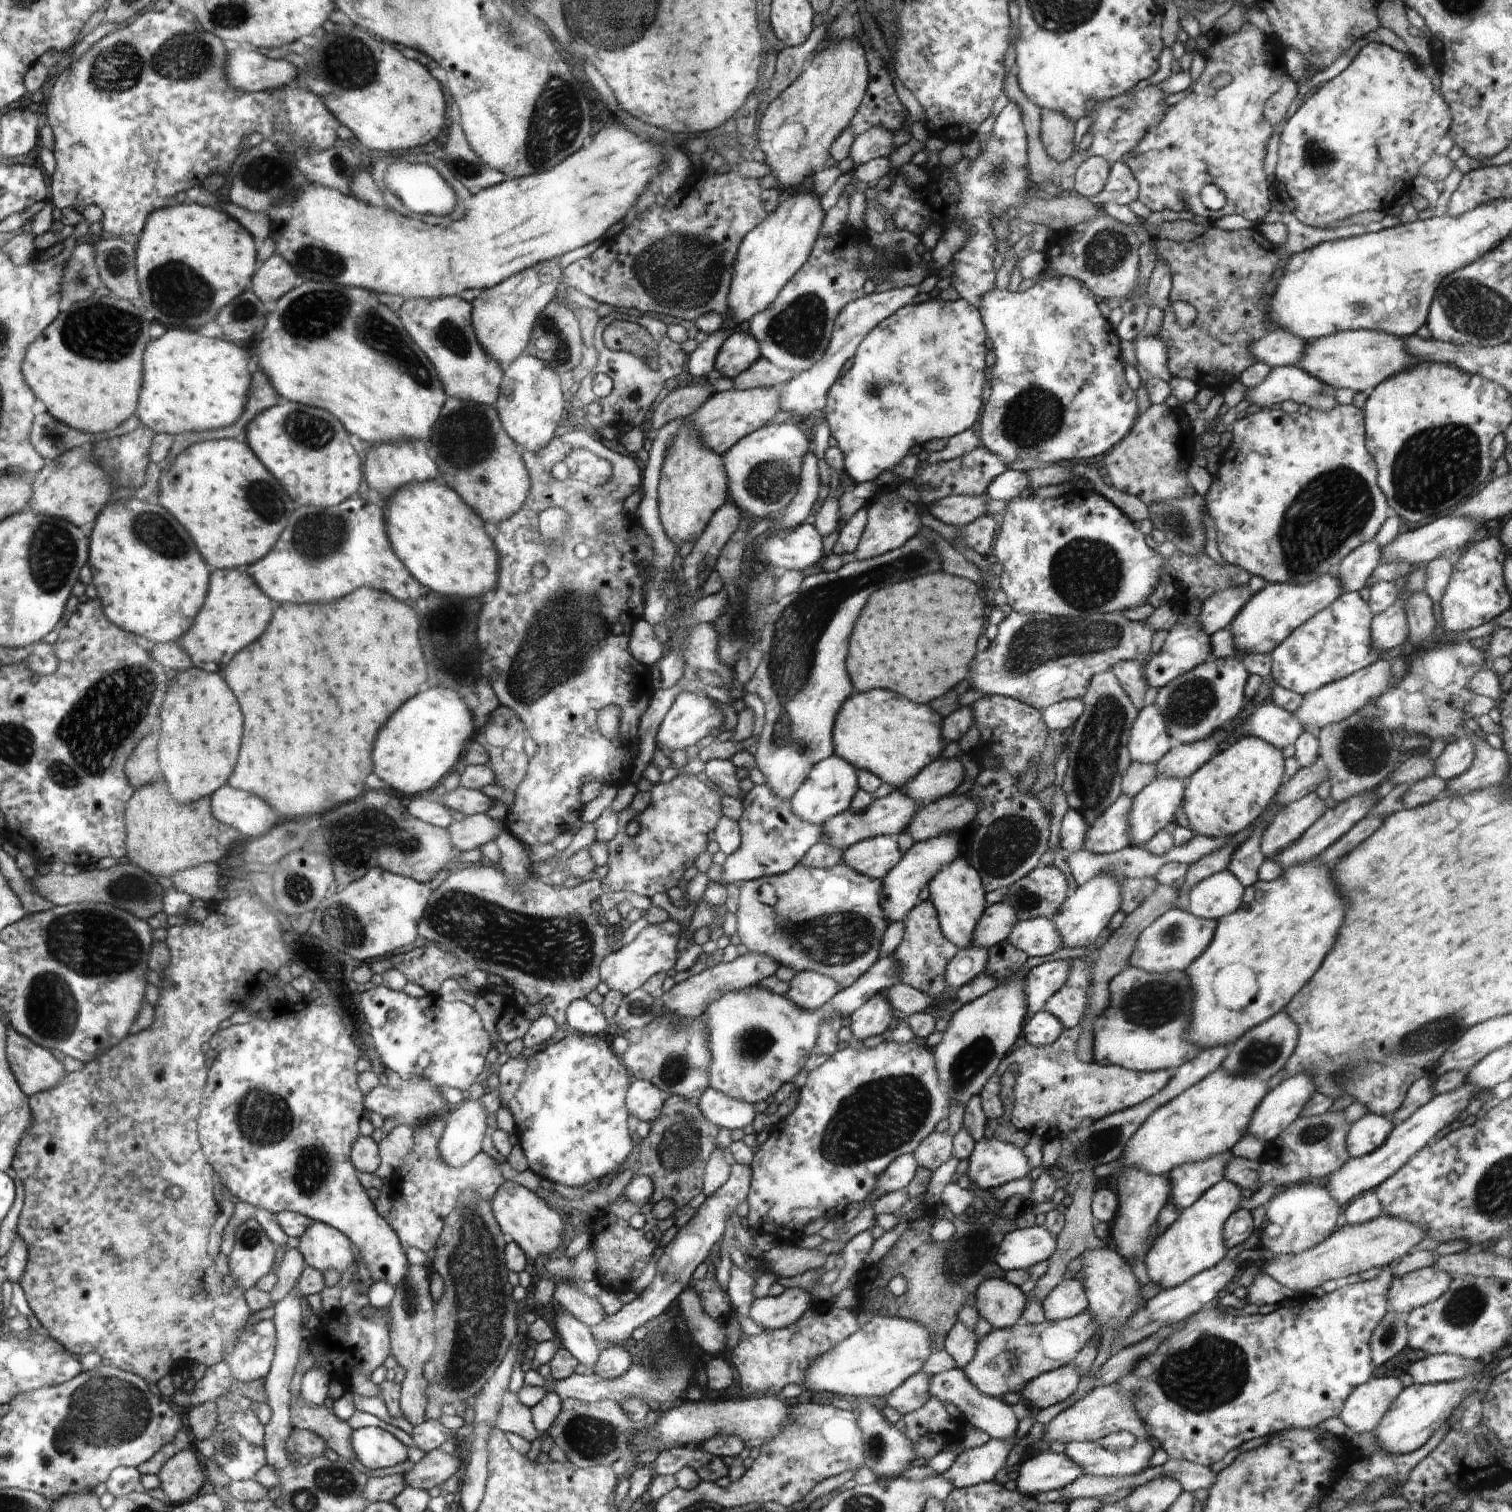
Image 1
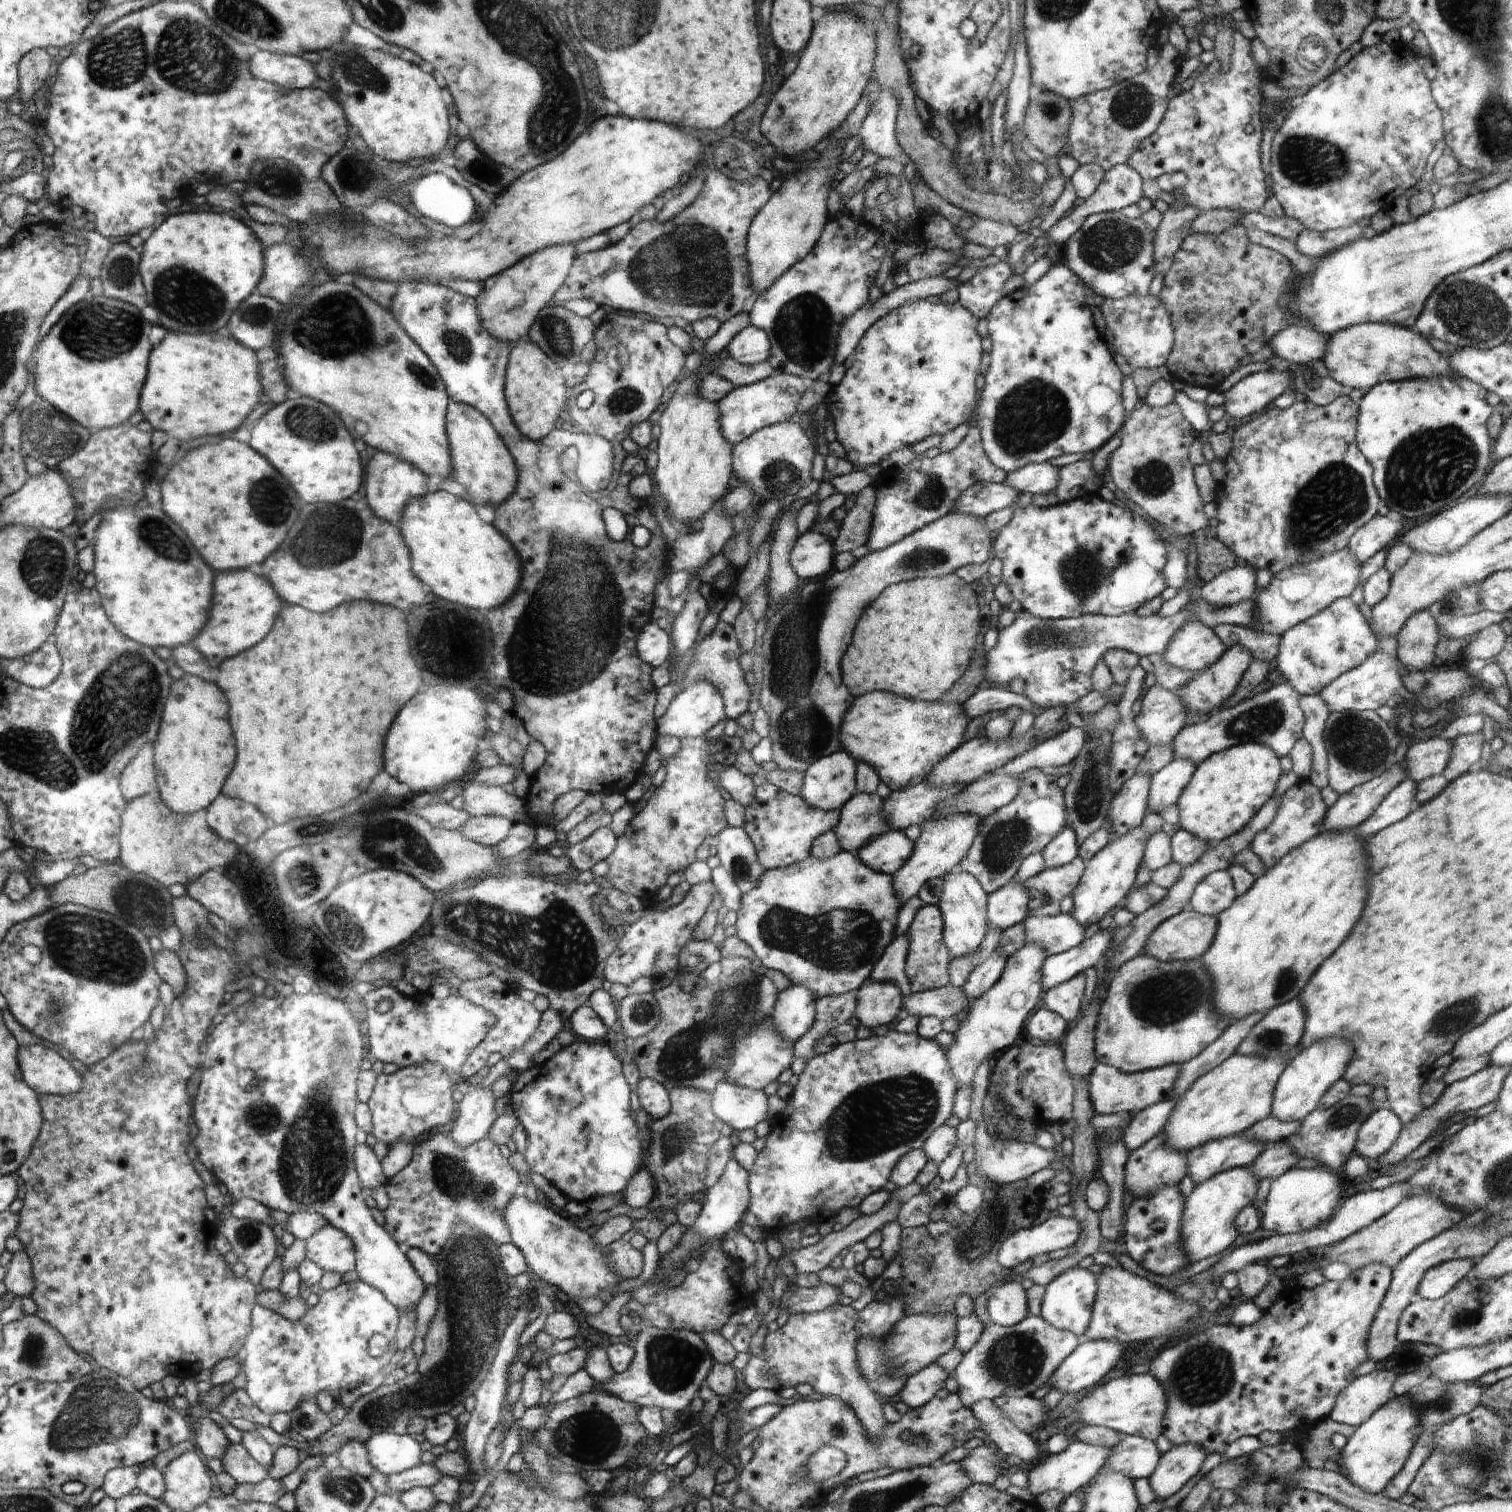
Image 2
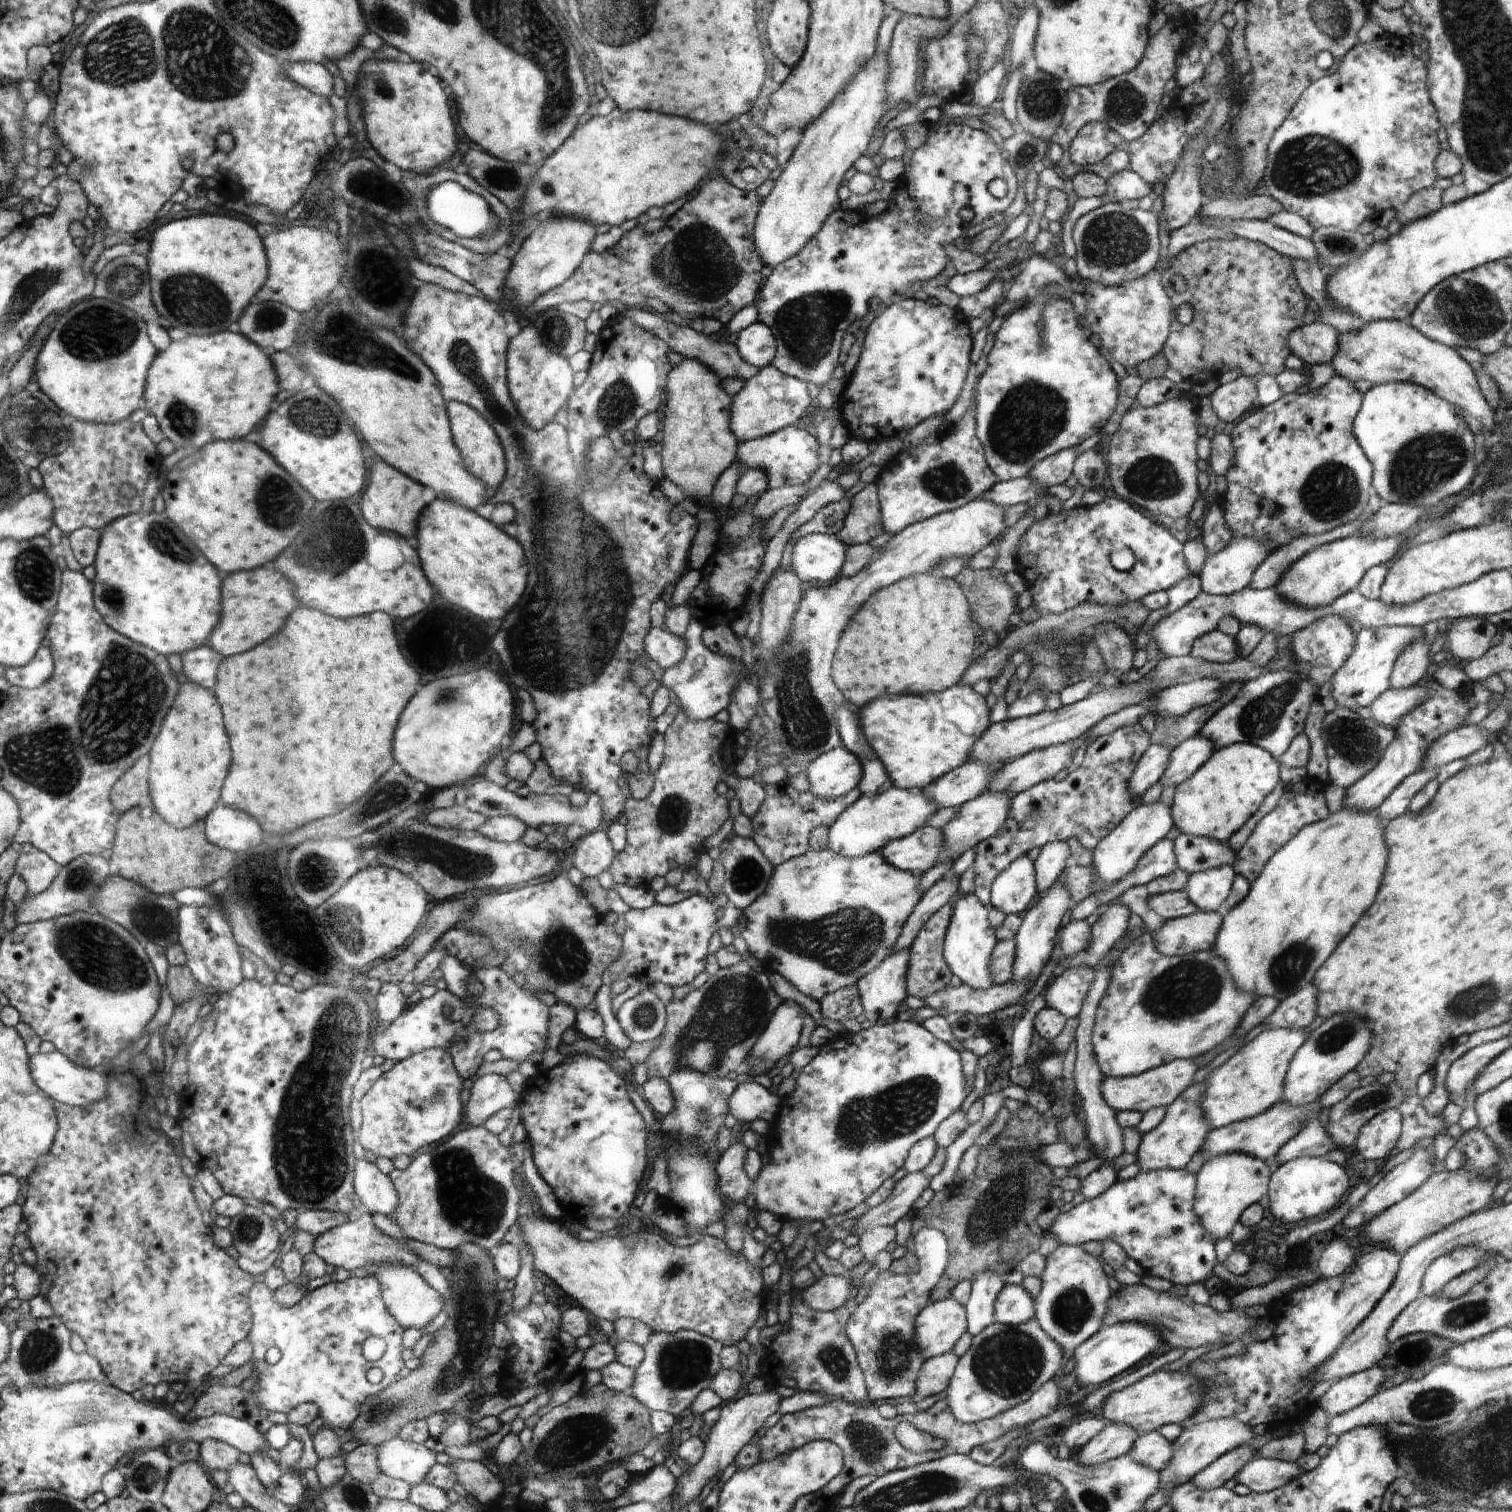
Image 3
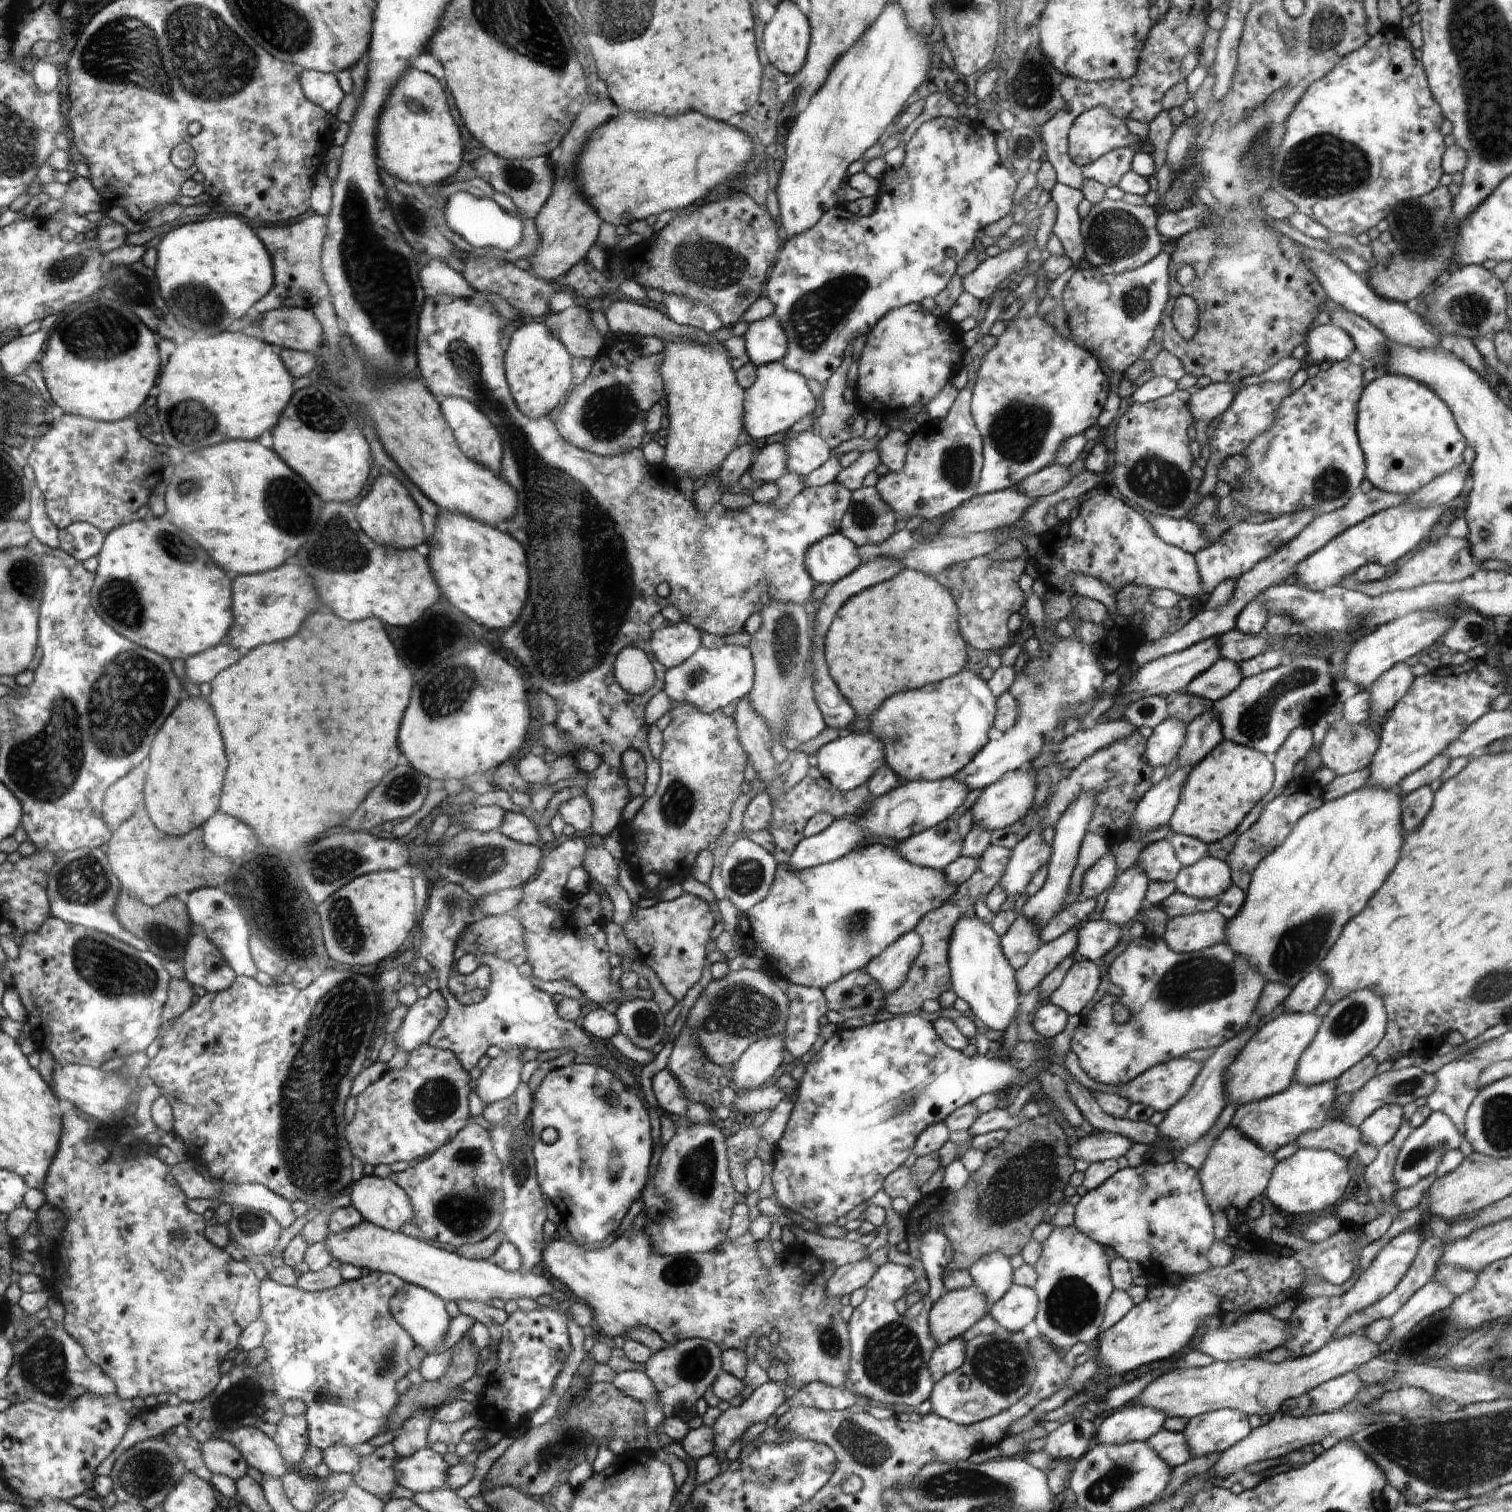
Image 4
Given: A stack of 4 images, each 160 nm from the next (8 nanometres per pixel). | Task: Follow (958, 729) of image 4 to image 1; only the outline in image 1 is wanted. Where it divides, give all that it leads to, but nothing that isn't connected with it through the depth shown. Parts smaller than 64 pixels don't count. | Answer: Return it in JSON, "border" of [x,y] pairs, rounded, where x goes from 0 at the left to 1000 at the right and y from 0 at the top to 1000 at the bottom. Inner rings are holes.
{"border":[[[589,456],[565,458],[552,475],[552,499],[560,502],[566,509],[575,510],[583,517],[591,519],[595,522],[611,507],[622,500],[626,493],[622,486],[623,477],[614,466],[607,467]]]}

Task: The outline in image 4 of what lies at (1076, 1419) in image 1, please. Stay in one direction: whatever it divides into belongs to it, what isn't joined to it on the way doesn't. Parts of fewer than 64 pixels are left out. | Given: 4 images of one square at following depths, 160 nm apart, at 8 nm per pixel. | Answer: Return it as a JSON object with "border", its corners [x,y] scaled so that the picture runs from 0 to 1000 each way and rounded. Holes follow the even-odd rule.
{"border":[[[903,878],[877,888],[873,893],[862,897],[853,897],[841,901],[832,897],[808,901],[797,904],[780,904],[767,910],[751,925],[751,929],[769,934],[772,937],[789,938],[806,932],[817,932],[823,936],[845,935],[852,925],[861,924],[878,913],[894,908],[913,894],[912,888],[904,883]]]}

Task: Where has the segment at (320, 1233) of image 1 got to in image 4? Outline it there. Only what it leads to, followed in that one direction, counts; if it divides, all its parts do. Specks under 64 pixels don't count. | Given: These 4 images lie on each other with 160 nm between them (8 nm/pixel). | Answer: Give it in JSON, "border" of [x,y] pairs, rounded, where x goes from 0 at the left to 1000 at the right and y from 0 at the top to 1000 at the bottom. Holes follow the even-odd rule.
{"border":[[[242,807],[230,813],[218,815],[214,822],[222,836],[230,835],[237,839],[243,839],[245,841],[262,843],[269,849],[285,853],[294,862],[300,860],[304,862],[307,860],[324,862],[325,858],[336,861],[343,858],[353,859],[358,856],[370,858],[366,856],[364,848],[360,844],[335,841],[325,833],[306,832],[299,826],[285,824],[282,820],[259,814]]]}

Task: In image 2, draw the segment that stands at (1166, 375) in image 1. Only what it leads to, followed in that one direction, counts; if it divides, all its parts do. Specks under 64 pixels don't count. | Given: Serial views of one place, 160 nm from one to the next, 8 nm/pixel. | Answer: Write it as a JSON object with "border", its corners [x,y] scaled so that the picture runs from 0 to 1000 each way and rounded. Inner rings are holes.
{"border":[[[746,195],[741,198],[727,198],[731,213],[737,221],[738,233],[751,243],[770,243],[776,228],[776,216],[767,197],[762,195]]]}

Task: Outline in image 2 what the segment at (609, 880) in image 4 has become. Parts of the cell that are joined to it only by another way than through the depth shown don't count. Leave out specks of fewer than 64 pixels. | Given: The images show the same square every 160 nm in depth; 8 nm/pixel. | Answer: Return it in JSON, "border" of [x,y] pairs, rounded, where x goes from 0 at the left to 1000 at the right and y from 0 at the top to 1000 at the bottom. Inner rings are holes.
{"border":[[[397,547],[386,556],[377,559],[374,564],[383,576],[390,576],[396,570],[403,566],[408,558],[408,553],[403,547]]]}

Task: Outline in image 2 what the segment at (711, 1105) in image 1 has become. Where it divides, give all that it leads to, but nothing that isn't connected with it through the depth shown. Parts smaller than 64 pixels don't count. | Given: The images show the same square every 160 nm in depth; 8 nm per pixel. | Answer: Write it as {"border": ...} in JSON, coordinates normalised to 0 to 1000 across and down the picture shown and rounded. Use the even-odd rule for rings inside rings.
{"border":[[[479,715],[470,724],[471,734],[485,747],[499,746],[510,738],[505,722],[487,719]]]}

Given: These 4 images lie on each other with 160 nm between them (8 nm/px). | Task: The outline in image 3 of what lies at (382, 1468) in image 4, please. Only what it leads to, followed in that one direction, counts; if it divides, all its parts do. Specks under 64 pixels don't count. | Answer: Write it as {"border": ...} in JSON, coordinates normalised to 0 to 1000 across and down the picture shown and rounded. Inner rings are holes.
{"border":[[[238,954],[228,963],[229,975],[237,981],[245,983],[247,979],[253,974],[249,965],[250,960],[250,957]]]}

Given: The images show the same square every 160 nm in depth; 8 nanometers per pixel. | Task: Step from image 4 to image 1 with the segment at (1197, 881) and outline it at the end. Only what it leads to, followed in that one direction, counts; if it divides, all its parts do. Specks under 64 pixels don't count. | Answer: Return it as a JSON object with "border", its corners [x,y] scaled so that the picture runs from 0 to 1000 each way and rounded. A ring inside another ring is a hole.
{"border":[[[807,576],[786,589],[784,601],[790,606],[805,609],[820,601],[823,588],[815,577]]]}

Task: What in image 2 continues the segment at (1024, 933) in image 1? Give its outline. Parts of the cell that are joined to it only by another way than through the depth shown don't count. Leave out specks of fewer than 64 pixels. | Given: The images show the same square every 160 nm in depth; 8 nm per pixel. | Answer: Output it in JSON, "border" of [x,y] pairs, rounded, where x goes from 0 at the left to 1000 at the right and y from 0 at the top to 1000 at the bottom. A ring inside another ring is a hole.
{"border":[[[709,605],[679,606],[677,608],[678,624],[685,624],[692,632],[698,632],[714,625],[717,622],[718,613]]]}

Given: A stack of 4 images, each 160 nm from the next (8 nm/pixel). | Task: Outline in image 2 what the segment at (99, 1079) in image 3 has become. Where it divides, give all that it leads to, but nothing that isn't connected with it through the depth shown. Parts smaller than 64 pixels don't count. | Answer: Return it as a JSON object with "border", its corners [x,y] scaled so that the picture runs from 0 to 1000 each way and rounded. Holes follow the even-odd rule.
{"border":[[[28,690],[17,691],[13,694],[12,704],[17,717],[21,718],[26,725],[52,725],[54,723],[56,713],[52,712],[45,701]]]}

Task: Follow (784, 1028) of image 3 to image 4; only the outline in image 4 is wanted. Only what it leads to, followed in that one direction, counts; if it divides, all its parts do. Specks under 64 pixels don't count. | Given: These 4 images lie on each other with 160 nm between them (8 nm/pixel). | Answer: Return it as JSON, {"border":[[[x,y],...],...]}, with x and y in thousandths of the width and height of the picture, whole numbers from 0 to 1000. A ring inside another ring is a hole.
{"border":[[[513,683],[509,684],[507,686],[500,688],[491,697],[488,702],[485,704],[485,713],[483,718],[486,720],[487,725],[489,723],[498,722],[502,718],[505,718],[508,713],[511,713],[511,710],[517,704],[517,698],[519,693],[519,684]]]}

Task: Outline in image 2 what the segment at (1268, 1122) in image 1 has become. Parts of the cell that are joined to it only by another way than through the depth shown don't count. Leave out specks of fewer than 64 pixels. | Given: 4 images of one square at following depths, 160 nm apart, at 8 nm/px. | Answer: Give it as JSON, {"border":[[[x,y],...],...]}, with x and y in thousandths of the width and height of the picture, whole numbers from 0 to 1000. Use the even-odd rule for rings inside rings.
{"border":[[[878,686],[861,693],[846,712],[841,726],[841,738],[848,742],[862,741],[869,733],[880,718],[885,714],[894,701],[895,692],[889,687]]]}

